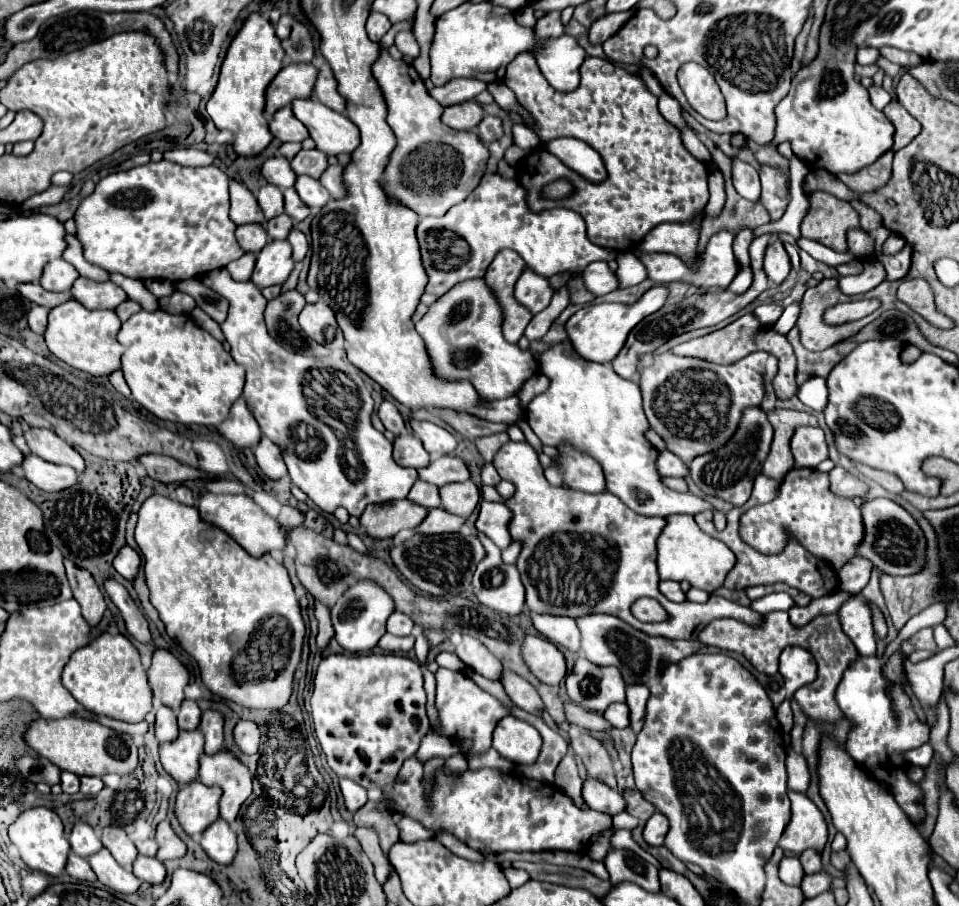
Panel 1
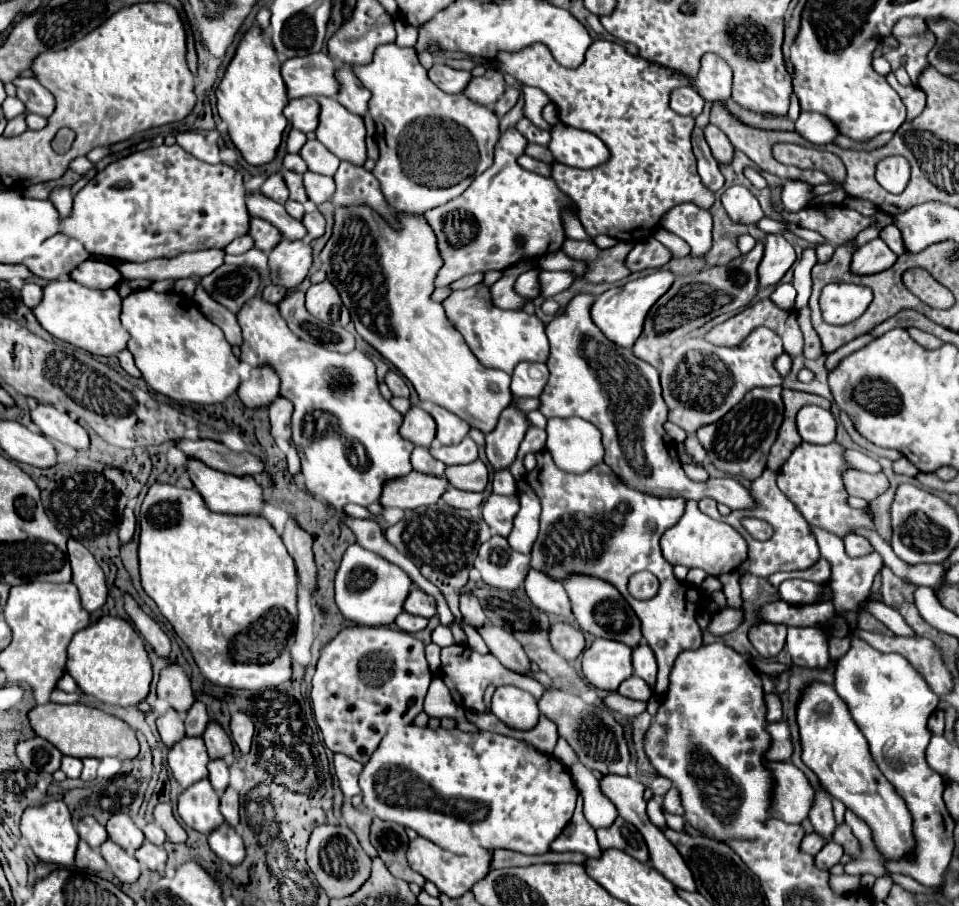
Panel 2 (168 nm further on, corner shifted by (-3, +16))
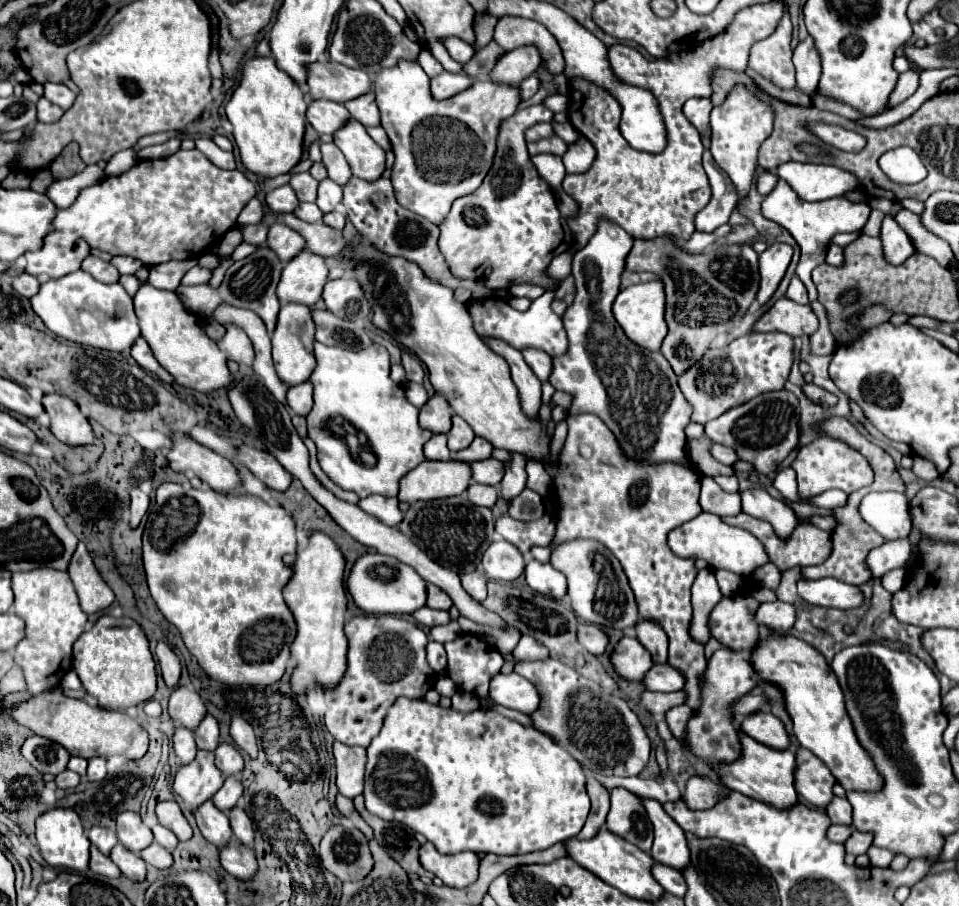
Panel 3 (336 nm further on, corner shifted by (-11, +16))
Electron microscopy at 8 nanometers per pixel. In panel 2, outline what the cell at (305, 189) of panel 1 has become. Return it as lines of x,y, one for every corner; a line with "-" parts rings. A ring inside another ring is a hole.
306,172
304,174
304,186
306,186
306,194
314,204
322,204
328,198
332,198
334,194
334,180
330,176
318,176
314,172

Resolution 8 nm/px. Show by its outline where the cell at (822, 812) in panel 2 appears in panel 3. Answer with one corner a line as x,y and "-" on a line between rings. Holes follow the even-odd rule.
800,748
796,752
796,764
796,788
800,798
806,804
824,810
834,798
832,788
836,784
836,778
818,758
814,758
814,754
806,752
806,748

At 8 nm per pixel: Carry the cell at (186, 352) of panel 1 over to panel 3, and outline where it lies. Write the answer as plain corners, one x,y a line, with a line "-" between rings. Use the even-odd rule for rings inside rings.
142,284
134,296
134,310
140,322
142,338
150,344
154,358
166,372
170,372
176,384
208,394
220,388
228,388
234,382
234,374
228,368
228,354
218,346
218,342
210,340
206,332
202,332
200,318
182,304
176,292

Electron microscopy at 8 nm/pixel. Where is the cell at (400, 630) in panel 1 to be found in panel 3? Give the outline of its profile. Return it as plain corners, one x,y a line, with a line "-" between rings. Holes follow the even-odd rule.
428,584
426,590
428,590
428,600
426,600
426,606
428,606
428,608
434,608
434,610
450,610
452,600
448,598
446,592
442,592
442,590
440,590
438,586
434,586
434,584

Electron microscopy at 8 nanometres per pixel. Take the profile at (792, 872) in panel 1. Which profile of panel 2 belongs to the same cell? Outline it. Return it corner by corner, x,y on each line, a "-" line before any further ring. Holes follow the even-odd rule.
810,832
810,834
806,834
806,836
804,836
804,840
802,840
800,848
802,848
802,852
816,856
816,854
824,848
824,844
826,844
826,840
824,840
820,834

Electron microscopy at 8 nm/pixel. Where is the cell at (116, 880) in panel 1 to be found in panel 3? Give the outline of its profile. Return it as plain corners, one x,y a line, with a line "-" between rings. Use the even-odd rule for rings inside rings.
116,844
112,848
112,852
110,852
110,858
120,868
120,872
126,878
130,878
132,882
142,882
144,880
144,876
146,876
146,862
138,854
126,850
122,844

